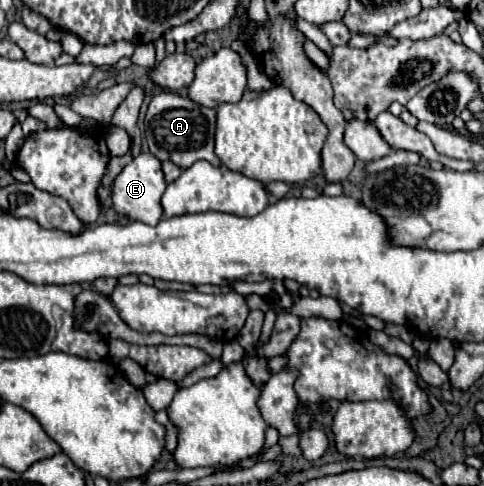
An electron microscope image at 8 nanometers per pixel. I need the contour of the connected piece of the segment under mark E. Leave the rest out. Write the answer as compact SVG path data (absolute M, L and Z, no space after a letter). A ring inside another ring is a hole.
M150 151L136 155L112 183L112 207L114 207L114 211L124 213L124 215L128 215L136 221L148 223L148 225L160 223L160 219L164 215L164 207L160 207L160 199L162 199L166 185L168 185L164 179L164 171L160 171L160 167L162 167L160 159L156 159L156 155L152 155Z

